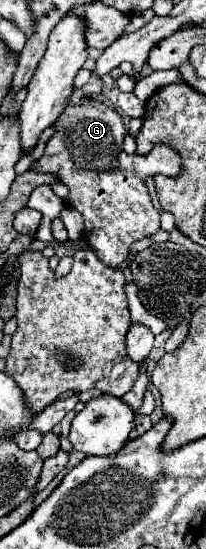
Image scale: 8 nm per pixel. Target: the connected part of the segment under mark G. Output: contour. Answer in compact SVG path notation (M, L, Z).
M100 101L90 105L66 105L64 113L56 119L56 125L62 127L50 137L46 151L40 161L34 163L34 169L56 173L58 179L68 185L70 193L66 203L82 213L86 243L106 267L116 269L128 259L132 243L160 231L160 213L154 209L148 195L146 177L166 175L166 171L178 171L179 174L183 159L166 145L162 145L160 155L128 155L122 147L122 141L128 135L122 117Z

